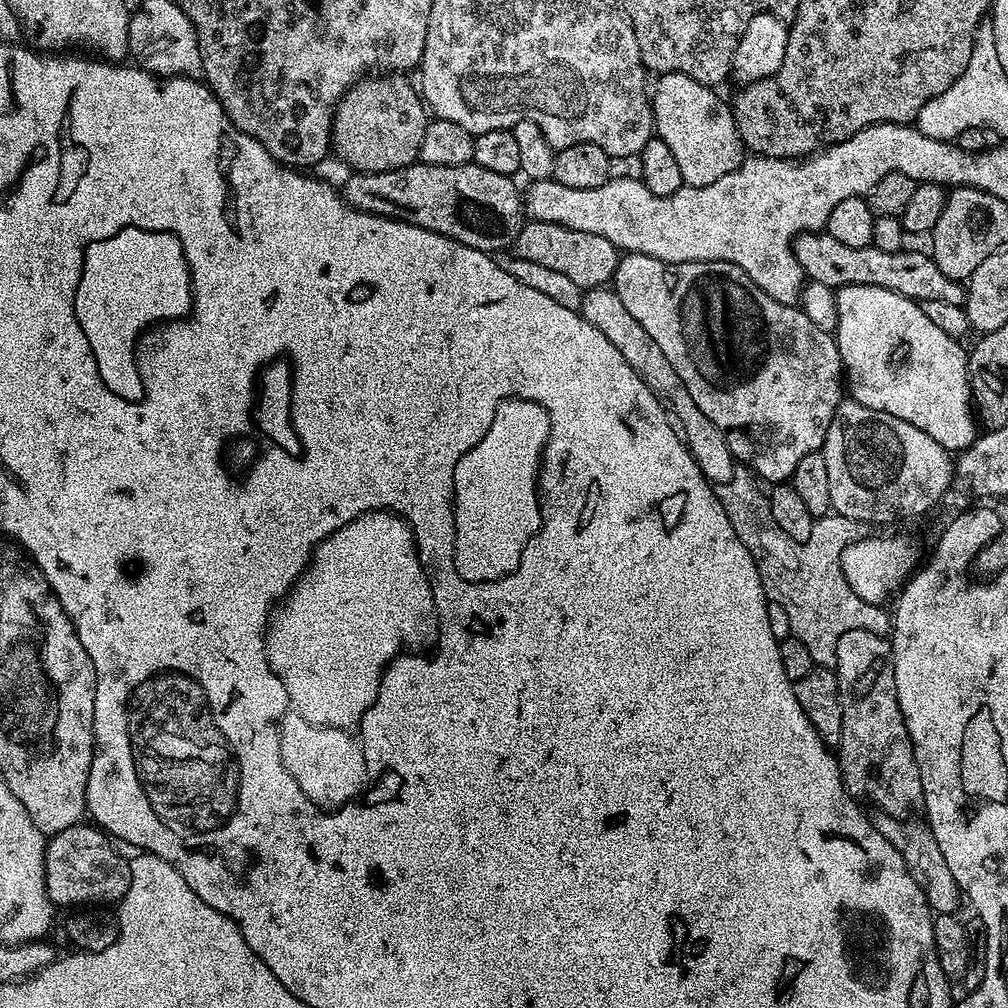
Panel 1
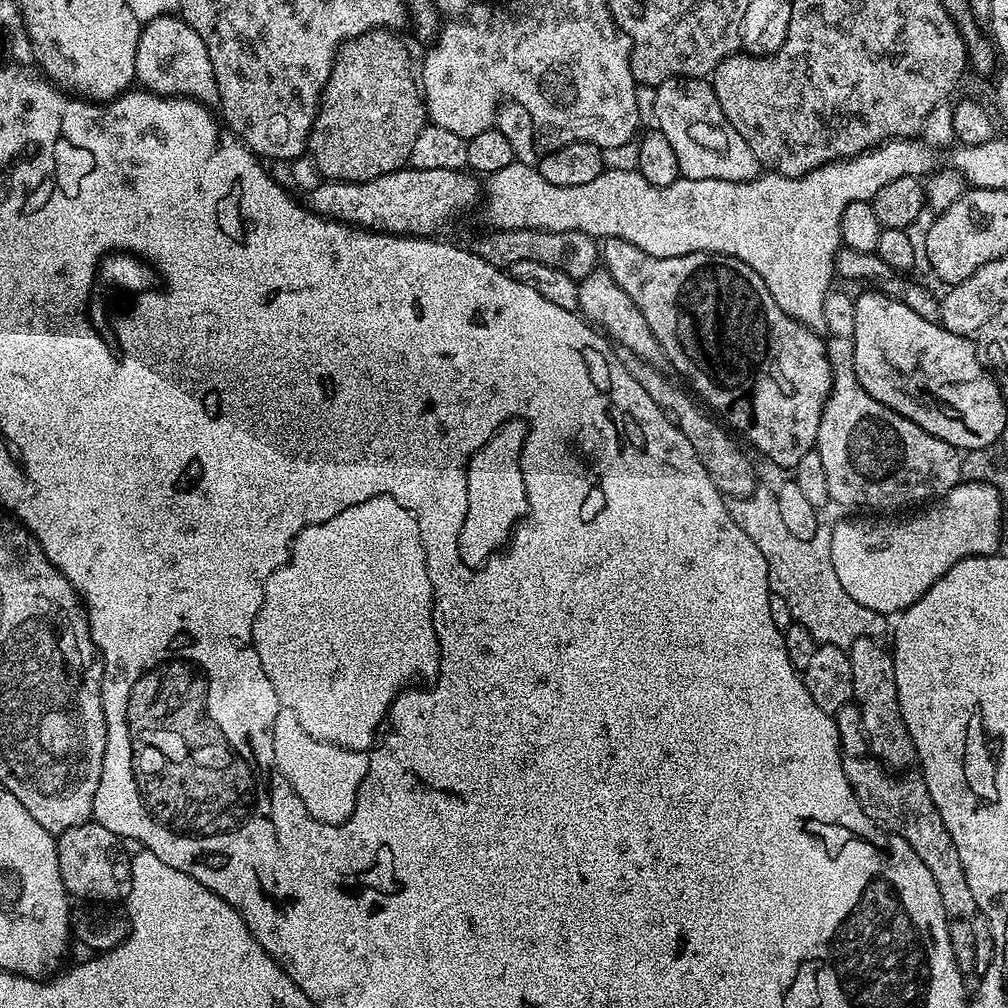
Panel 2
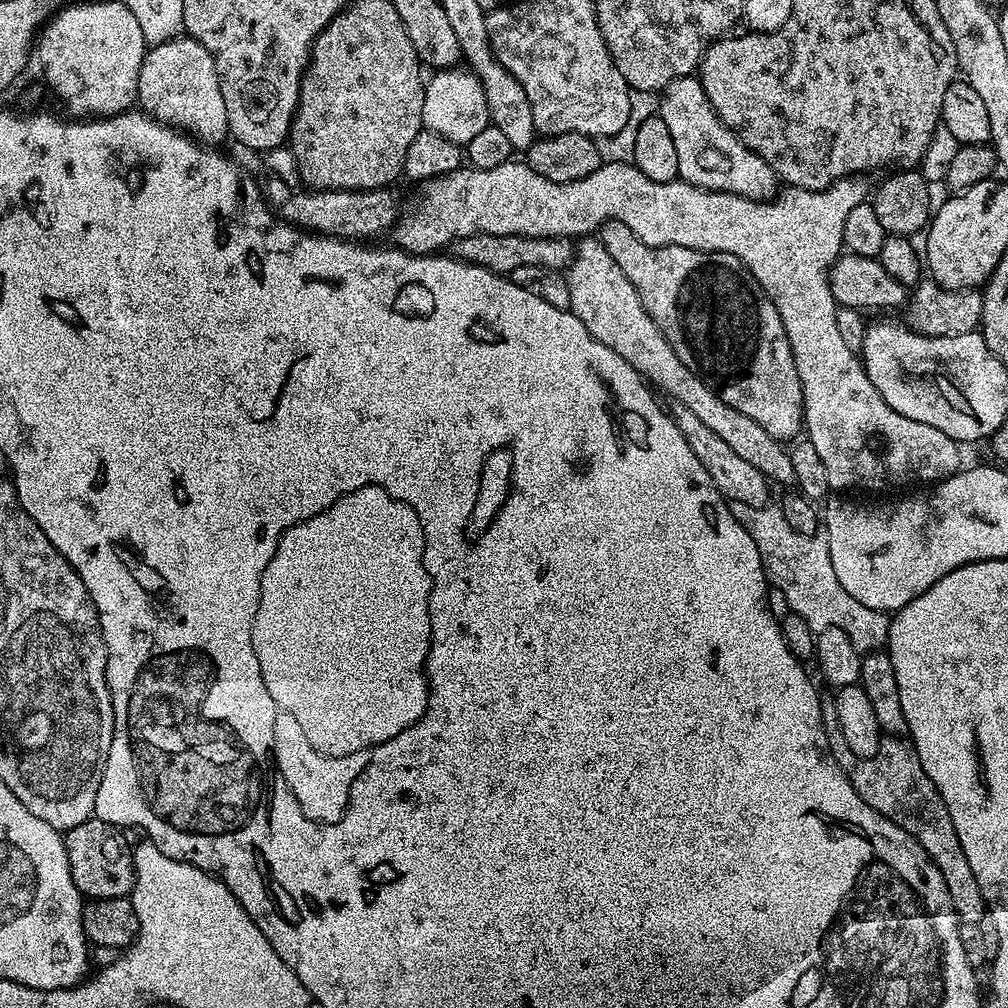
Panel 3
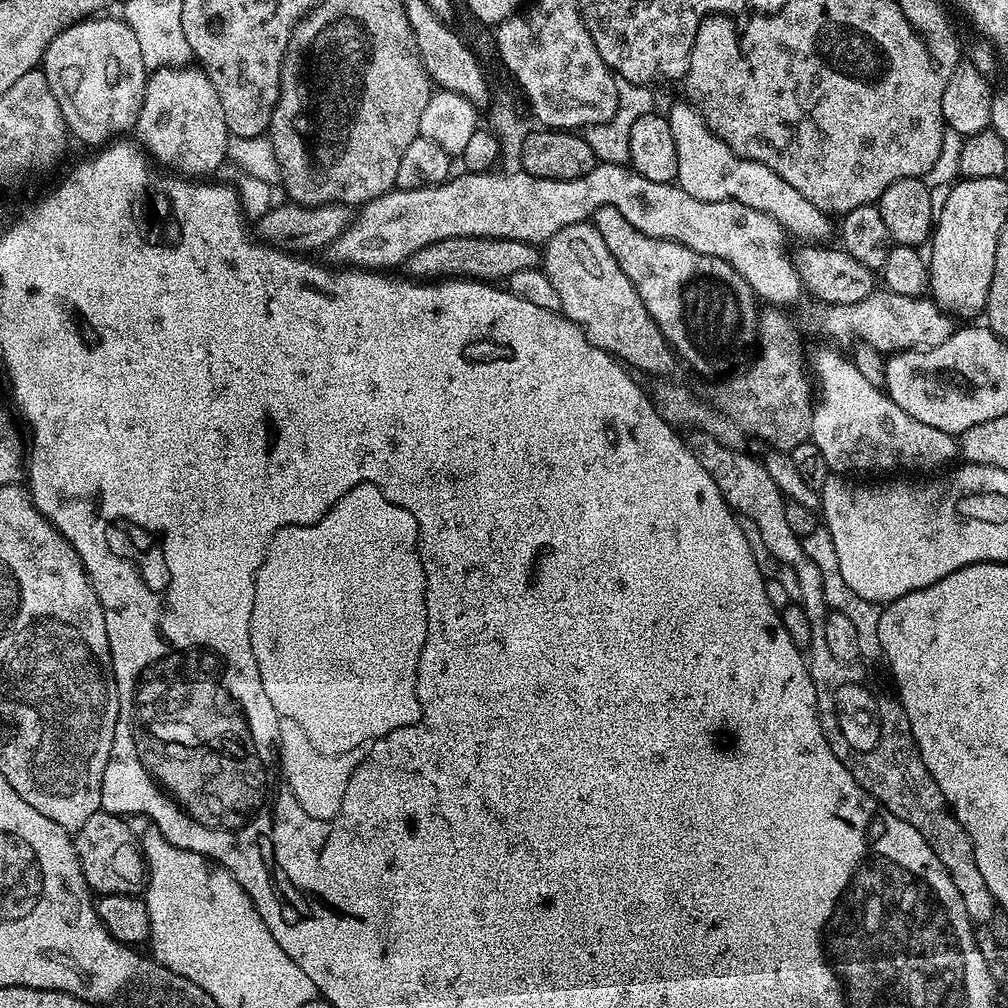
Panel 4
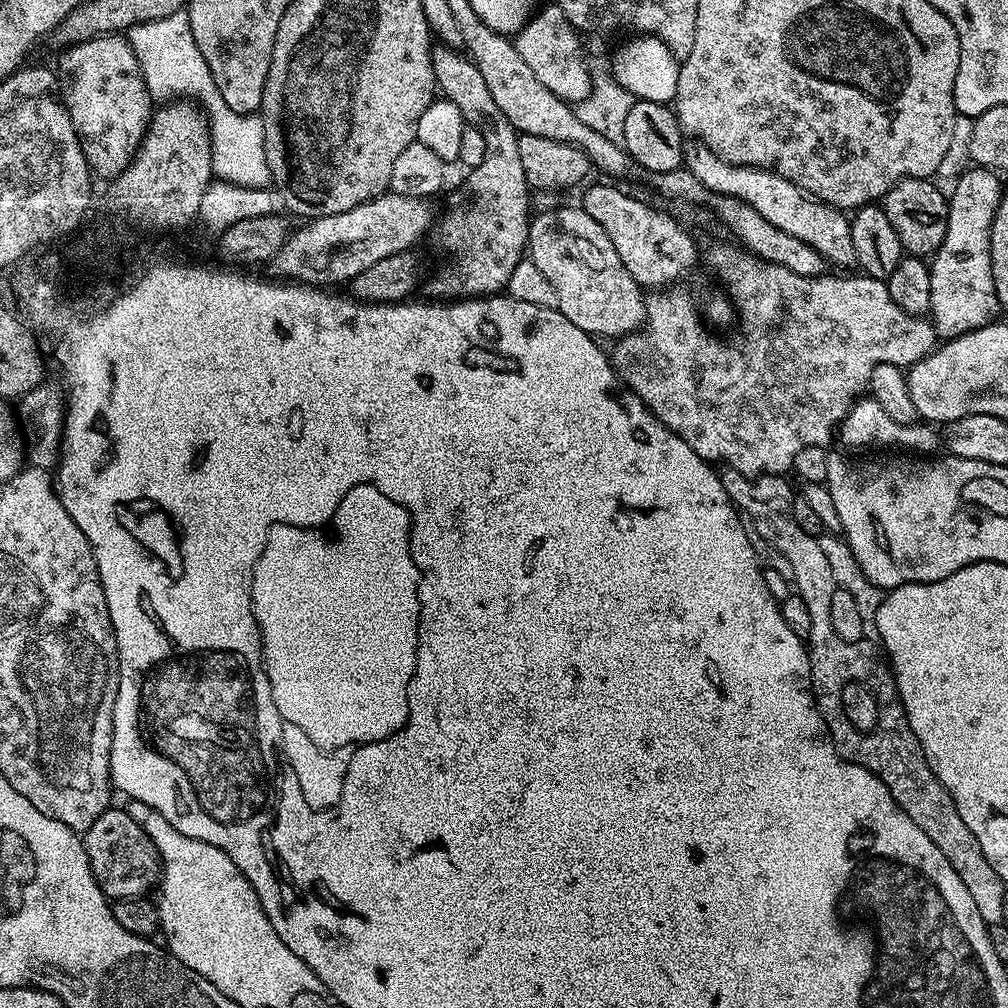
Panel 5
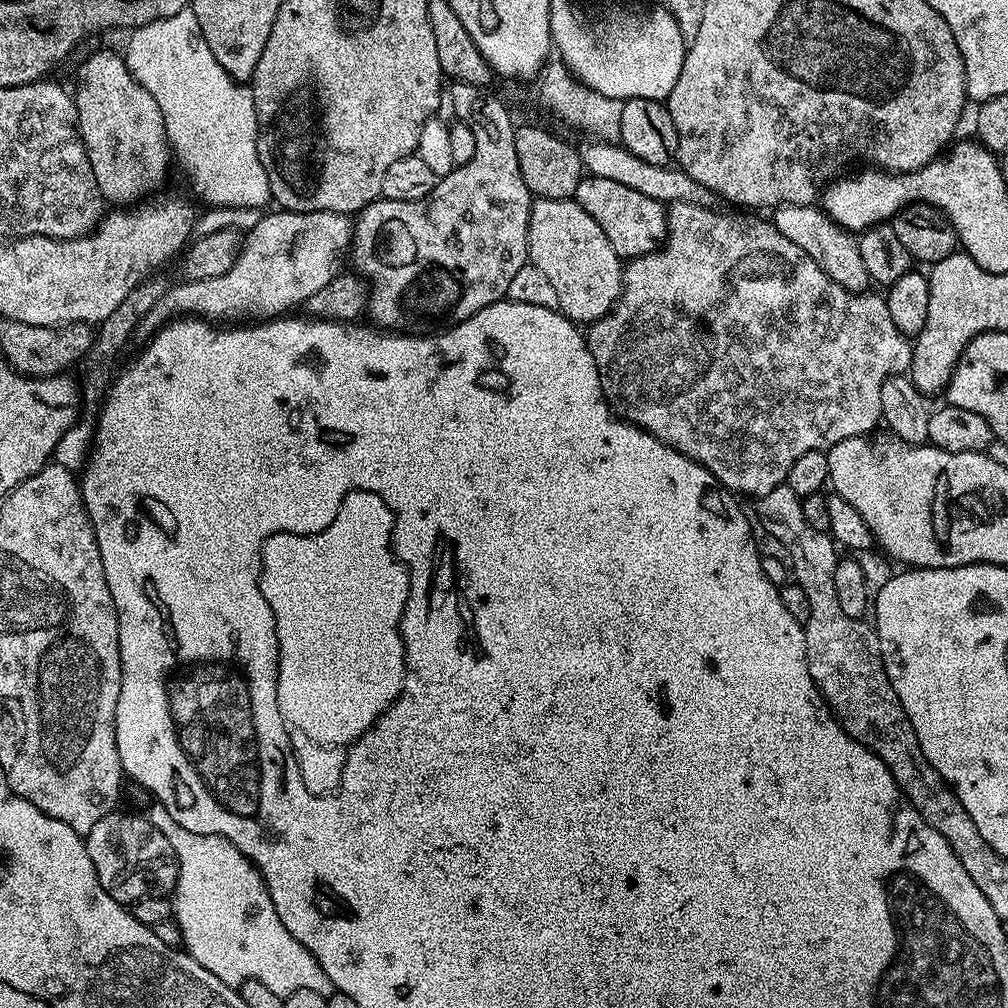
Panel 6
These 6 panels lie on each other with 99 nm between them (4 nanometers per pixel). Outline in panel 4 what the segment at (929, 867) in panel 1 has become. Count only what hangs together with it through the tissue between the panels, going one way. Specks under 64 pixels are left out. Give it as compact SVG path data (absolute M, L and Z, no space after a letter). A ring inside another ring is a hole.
M884 694L882 701L885 725L882 740L875 742L868 754L853 755L840 729L836 736L832 736L832 740L836 740L836 752L840 752L840 761L846 765L850 775L856 772L853 778L882 806L886 806L890 814L902 818L902 822L910 822L910 826L914 826L914 830L926 838L930 850L938 854L938 862L942 862L950 874L950 882L954 882L958 894L962 894L962 906L966 906L966 914L973 925L989 923L996 915L998 905L990 894L990 886L986 886L986 878L982 878L982 873L978 871L978 862L974 862L974 846L966 830L953 816L942 790L938 790L938 782L934 782L926 770L899 699Z

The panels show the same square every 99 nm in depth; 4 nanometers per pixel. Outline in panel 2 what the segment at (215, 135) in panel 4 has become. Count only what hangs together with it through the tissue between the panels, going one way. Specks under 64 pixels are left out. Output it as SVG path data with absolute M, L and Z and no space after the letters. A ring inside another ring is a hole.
M179 15L159 16L141 27L134 70L141 89L157 92L159 96L186 96L209 106L219 105L218 82L214 78L214 66L210 66L210 54L206 54L206 42L202 42L202 38L198 38L195 30Z

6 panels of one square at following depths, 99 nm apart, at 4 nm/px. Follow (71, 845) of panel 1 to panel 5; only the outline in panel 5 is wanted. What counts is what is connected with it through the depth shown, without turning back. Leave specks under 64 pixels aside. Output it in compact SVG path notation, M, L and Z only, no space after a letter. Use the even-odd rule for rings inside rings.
M110 806L103 812L94 822L94 826L90 826L90 830L83 833L84 849L90 858L90 866L94 878L98 882L98 886L103 890L104 895L113 901L125 900L128 897L143 897L148 891L147 888L157 883L162 875L162 865L160 863L160 855L154 846L154 842L146 834L143 823L135 820L131 814L123 807L116 808Z

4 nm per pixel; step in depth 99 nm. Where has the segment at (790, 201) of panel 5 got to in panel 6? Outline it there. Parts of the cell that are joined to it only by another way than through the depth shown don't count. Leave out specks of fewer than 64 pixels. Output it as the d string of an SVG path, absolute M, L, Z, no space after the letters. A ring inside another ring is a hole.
M781 204L775 209L774 216L777 230L786 234L790 242L802 246L802 250L806 250L806 254L810 254L810 258L814 258L814 262L818 262L818 266L826 270L828 277L838 282L838 286L842 286L847 292L859 294L872 284L870 274L866 272L866 265L862 262L859 239L838 222L830 219L823 207L811 204Z

